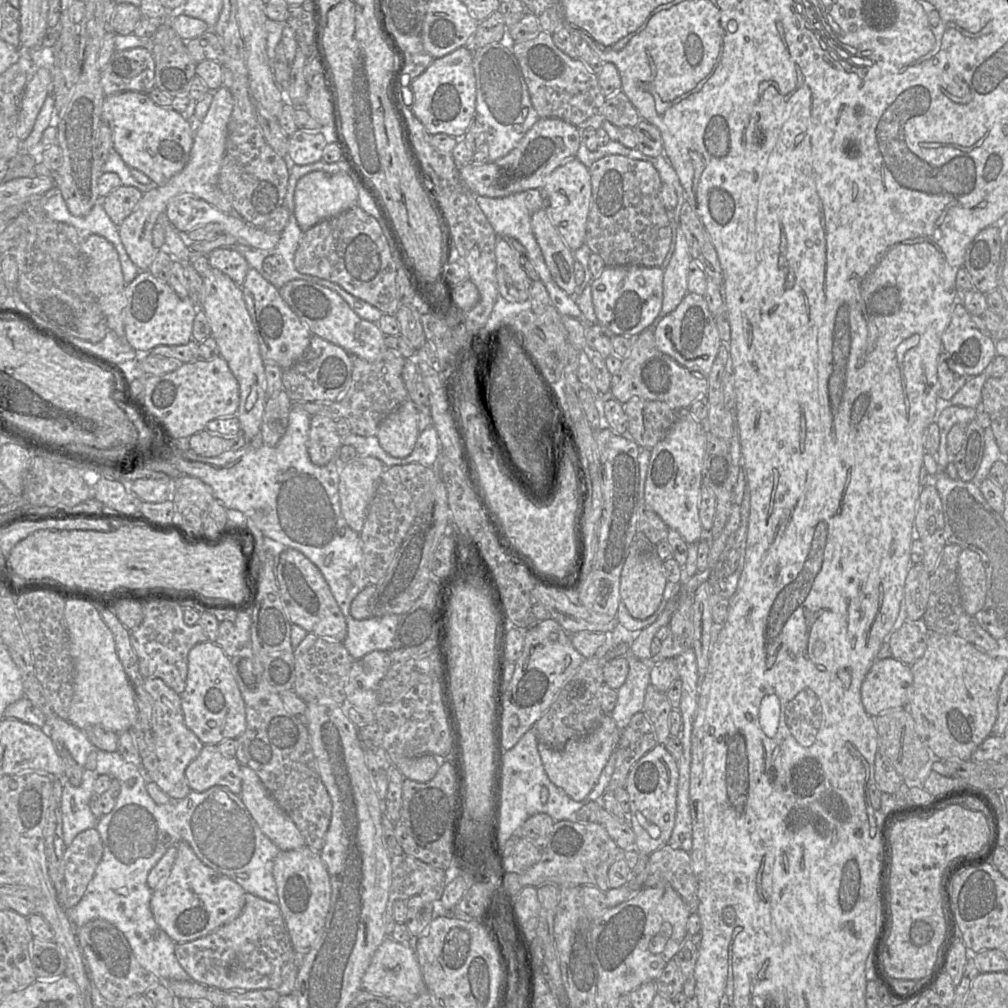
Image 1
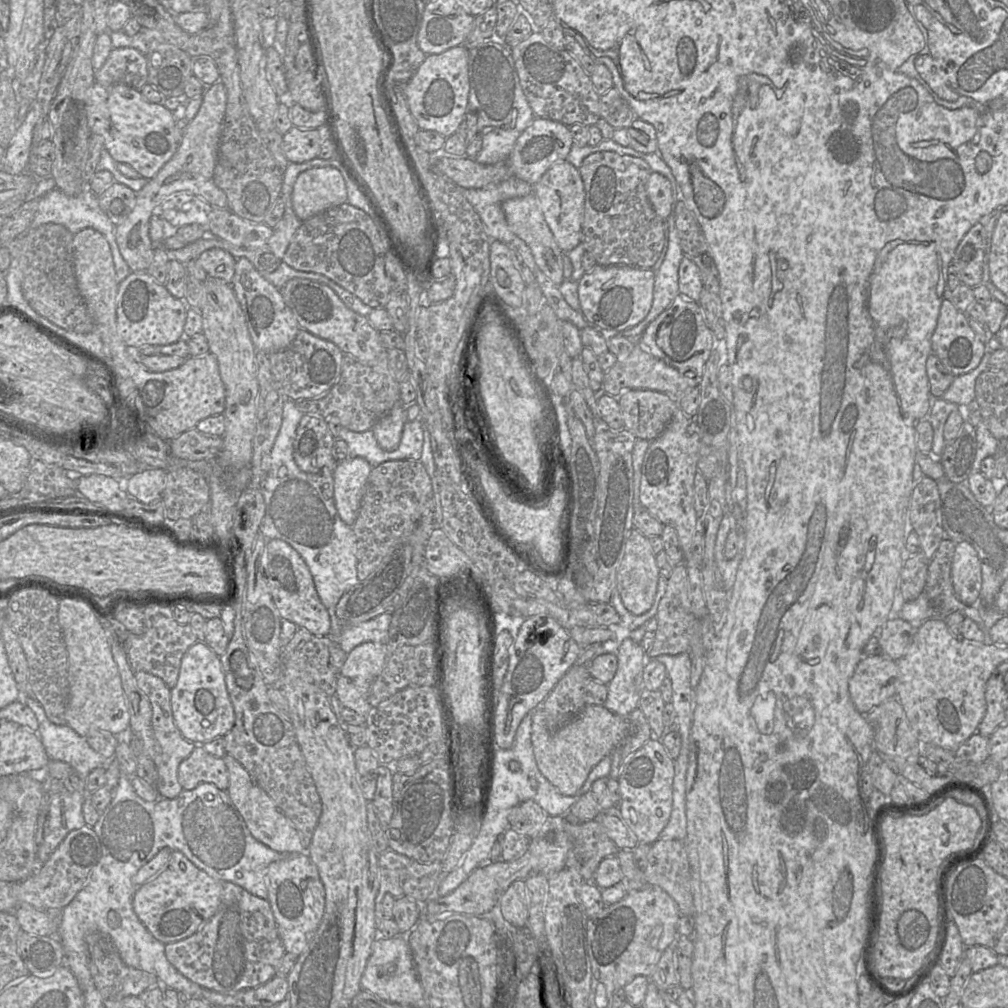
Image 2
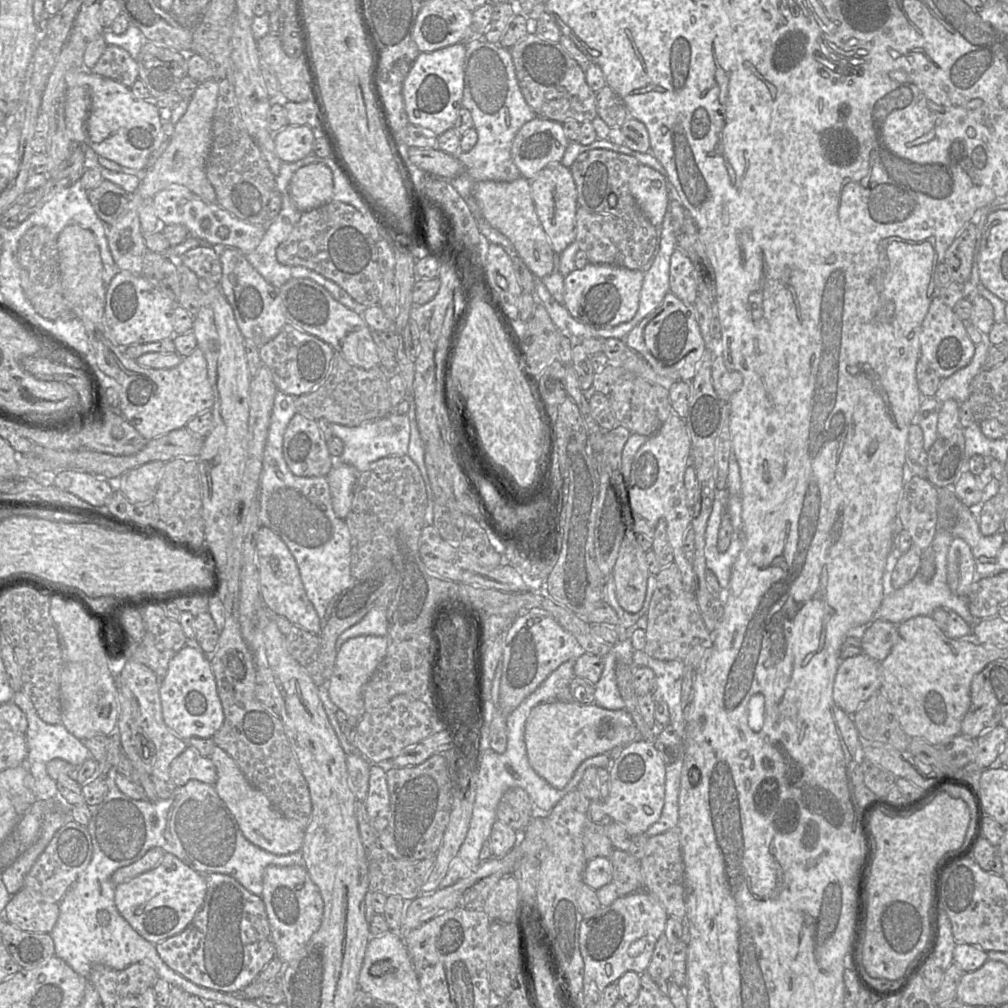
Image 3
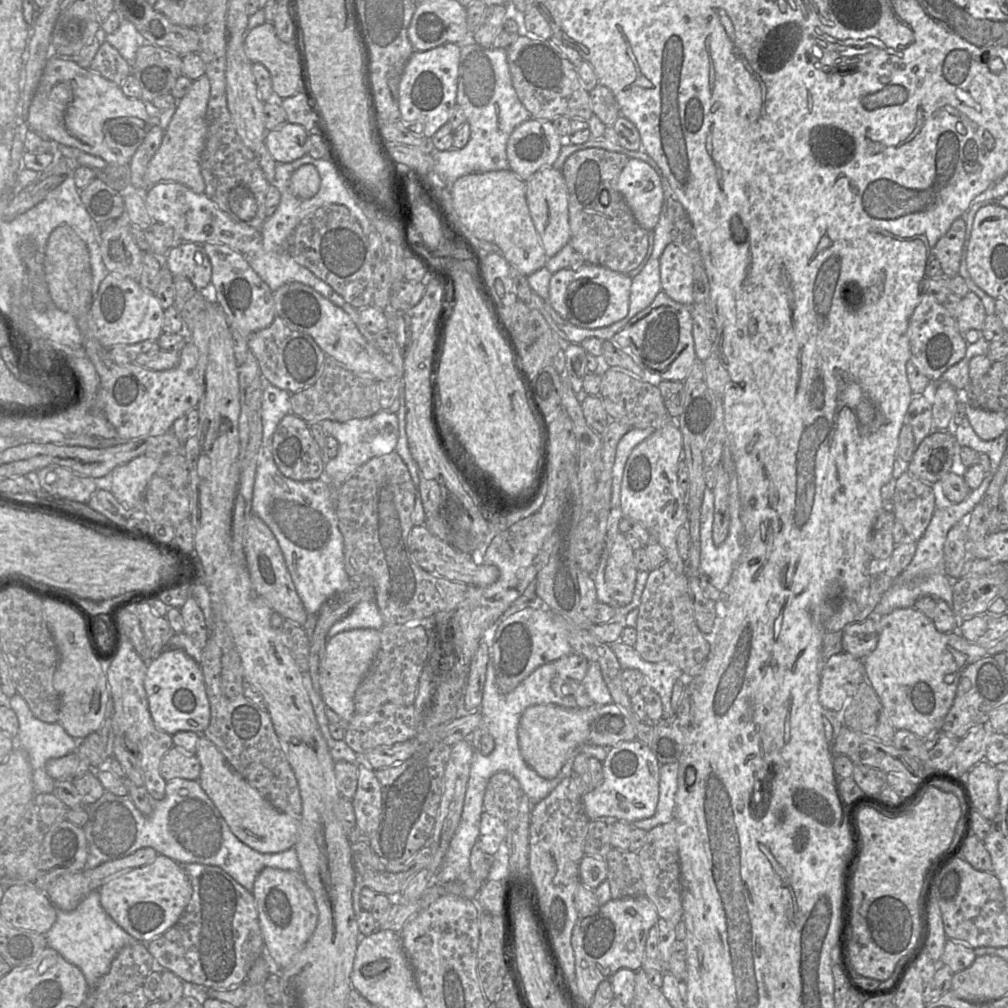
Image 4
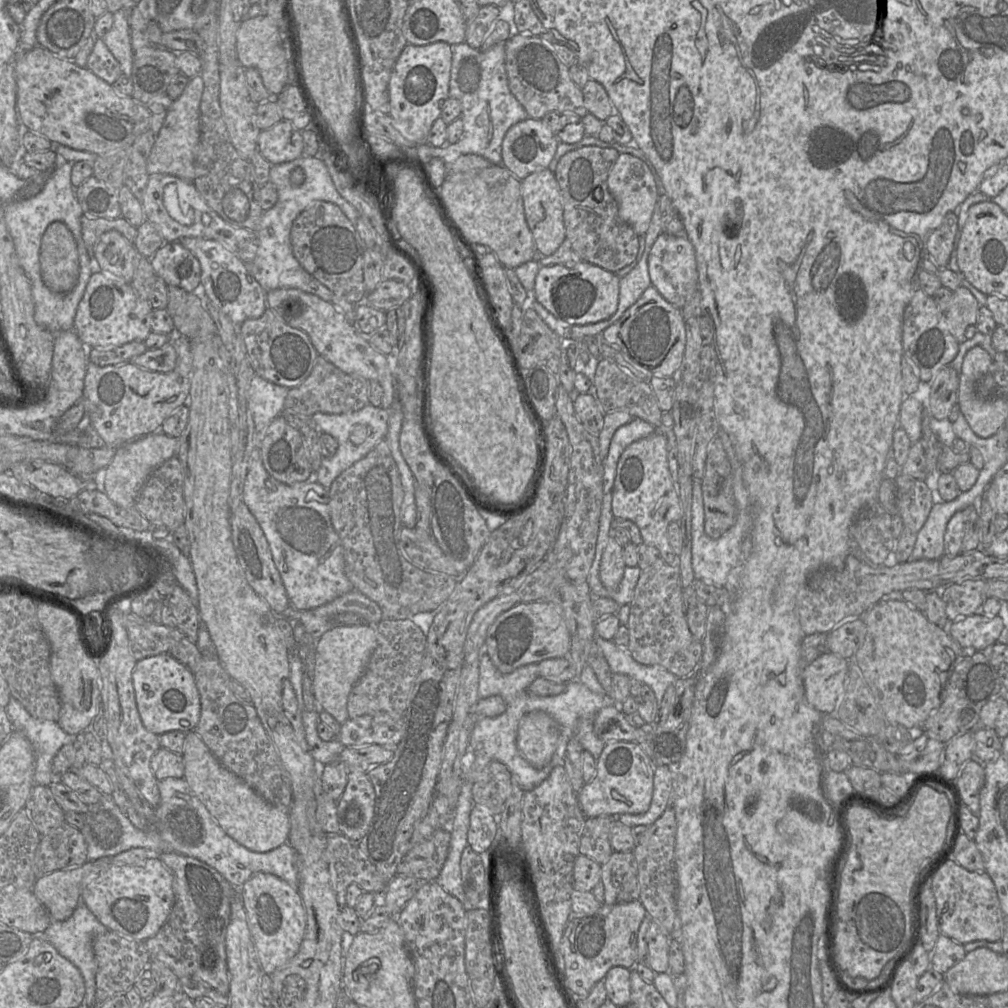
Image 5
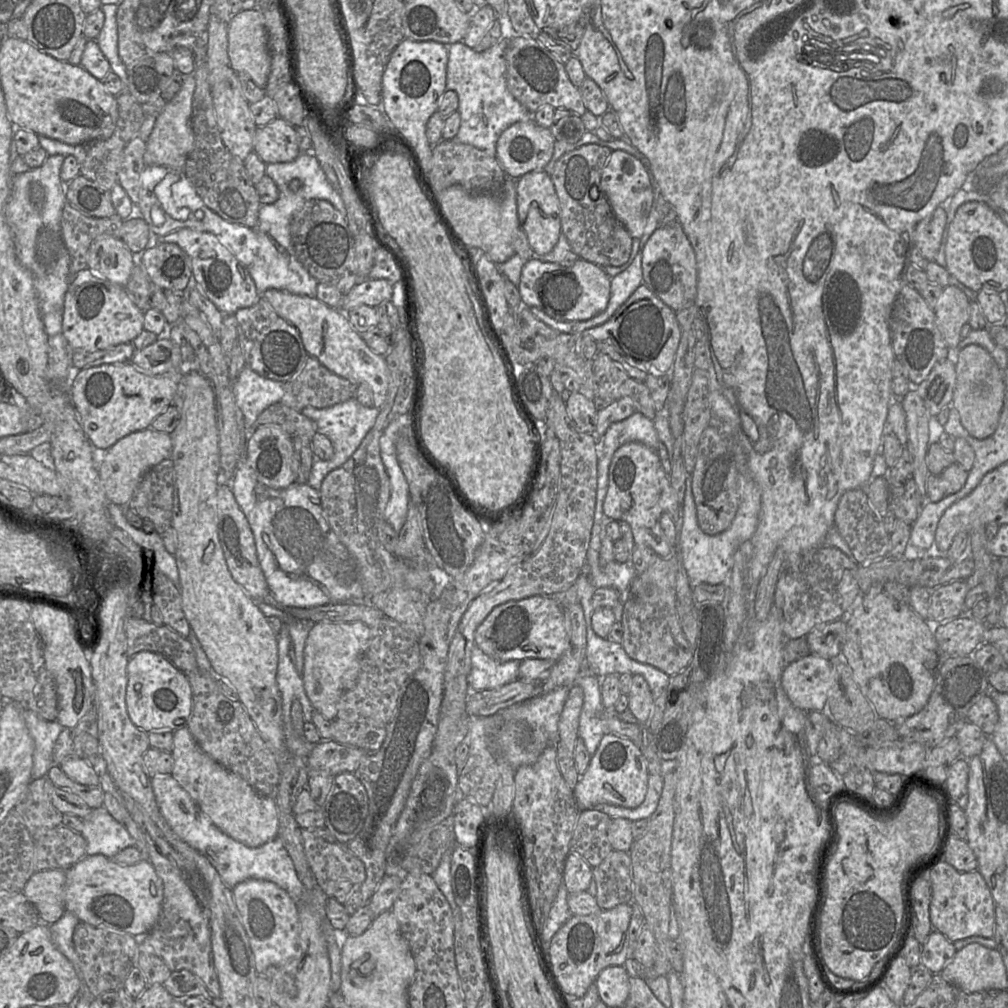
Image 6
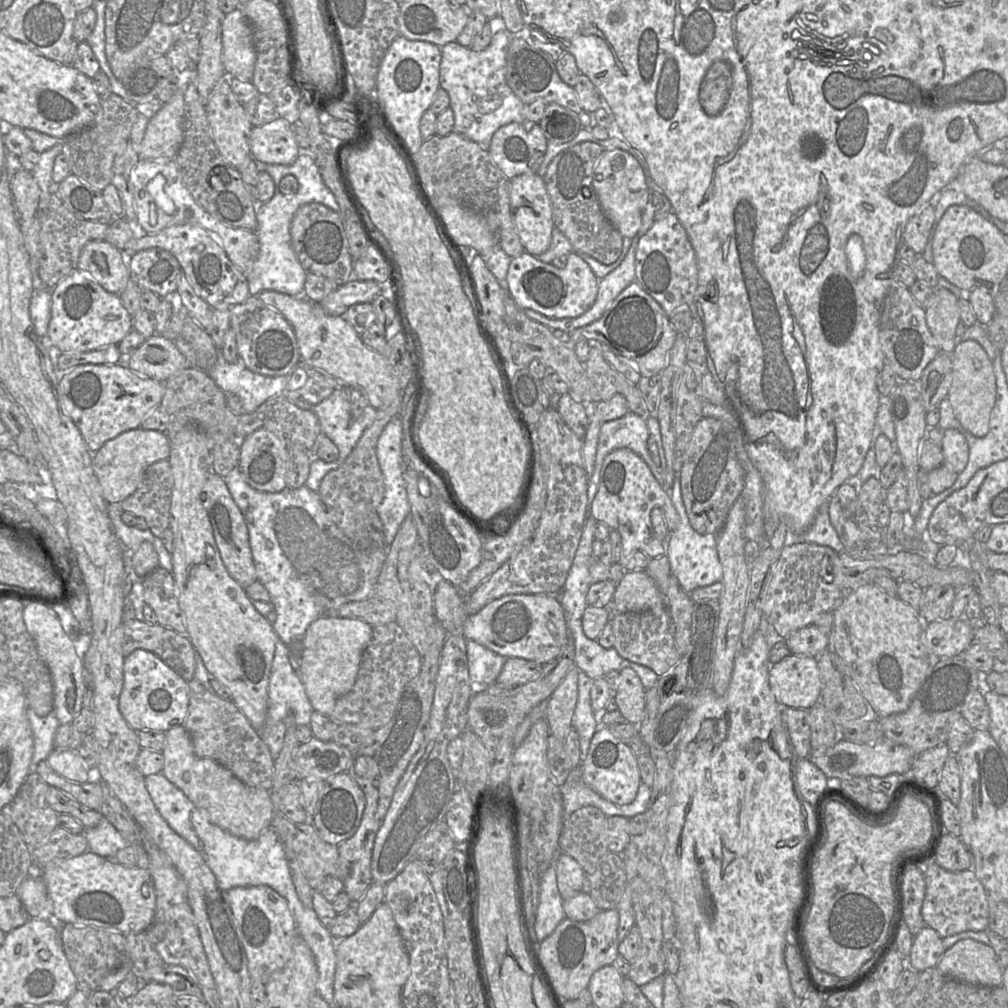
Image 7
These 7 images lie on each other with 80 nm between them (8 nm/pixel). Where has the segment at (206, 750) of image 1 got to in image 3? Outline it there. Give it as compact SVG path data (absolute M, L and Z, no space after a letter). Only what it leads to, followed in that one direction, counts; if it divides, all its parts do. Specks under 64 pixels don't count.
M191 746L171 762L169 773L176 786L183 786L190 780L214 785L217 780L217 771L212 760L202 756Z

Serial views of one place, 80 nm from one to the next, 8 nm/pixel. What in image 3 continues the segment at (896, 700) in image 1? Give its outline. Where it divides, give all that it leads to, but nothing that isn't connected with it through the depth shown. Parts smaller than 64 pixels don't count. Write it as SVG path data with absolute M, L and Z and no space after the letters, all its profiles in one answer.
M864 653L840 660L833 684L835 704L852 715L881 687L878 661Z

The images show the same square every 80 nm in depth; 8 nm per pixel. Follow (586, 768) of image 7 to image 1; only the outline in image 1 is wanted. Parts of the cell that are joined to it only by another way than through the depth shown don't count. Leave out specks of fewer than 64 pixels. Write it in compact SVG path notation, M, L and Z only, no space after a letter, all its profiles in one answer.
M657 744L630 769L625 789L629 795L630 826L635 833L638 853L650 855L668 844L675 824L678 762L663 744Z

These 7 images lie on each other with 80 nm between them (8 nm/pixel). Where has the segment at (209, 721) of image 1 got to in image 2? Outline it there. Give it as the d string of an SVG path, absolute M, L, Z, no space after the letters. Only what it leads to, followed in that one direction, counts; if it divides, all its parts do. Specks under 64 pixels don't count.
M197 641L182 658L178 681L171 688L171 708L177 728L193 743L223 737L234 725L235 713L226 688L220 657L204 641Z

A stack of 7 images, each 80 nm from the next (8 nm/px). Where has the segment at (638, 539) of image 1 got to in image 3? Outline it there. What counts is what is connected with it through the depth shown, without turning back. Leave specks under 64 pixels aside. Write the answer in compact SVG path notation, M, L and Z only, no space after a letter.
M627 528L617 561L612 571L617 600L630 613L648 607L656 588L655 575L649 573L645 551L636 541L636 534Z

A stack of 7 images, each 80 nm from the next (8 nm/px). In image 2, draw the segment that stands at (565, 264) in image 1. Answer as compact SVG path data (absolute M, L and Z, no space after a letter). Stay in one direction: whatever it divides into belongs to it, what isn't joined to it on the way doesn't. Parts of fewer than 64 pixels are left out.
M535 194L508 199L502 203L502 209L511 231L529 246L536 264L556 286L559 286L565 280L563 257L566 253L558 246Z

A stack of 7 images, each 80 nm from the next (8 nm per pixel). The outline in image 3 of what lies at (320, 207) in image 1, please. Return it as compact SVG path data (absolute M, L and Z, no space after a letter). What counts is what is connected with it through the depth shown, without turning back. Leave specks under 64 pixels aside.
M311 163L298 169L292 176L289 195L301 212L309 212L332 201L333 174L321 163Z

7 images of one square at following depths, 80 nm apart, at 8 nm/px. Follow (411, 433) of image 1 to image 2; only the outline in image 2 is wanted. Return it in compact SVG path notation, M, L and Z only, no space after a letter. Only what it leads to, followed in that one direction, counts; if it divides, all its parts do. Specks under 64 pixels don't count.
M398 402L373 427L379 446L386 451L394 451L401 441L404 425L408 422L407 405Z

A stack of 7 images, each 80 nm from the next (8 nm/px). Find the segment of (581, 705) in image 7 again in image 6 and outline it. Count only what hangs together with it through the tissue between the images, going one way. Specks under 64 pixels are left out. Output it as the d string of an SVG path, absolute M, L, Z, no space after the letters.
M581 675L574 683L583 690L583 706L579 718L578 736L590 755L595 753L604 736L605 708L601 701L600 683L601 678L594 675Z

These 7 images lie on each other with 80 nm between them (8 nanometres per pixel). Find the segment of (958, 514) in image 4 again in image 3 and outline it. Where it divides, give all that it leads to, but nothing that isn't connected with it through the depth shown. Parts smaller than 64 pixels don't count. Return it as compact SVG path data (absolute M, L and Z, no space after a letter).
M938 528L936 531L936 534L933 538L933 541L930 545L930 547L933 550L934 553L934 562L935 562L935 574L930 579L925 579L922 577L919 573L913 578L909 583L904 585L900 588L889 588L887 587L885 583L885 594L881 601L881 604L877 611L874 614L875 618L887 620L890 622L893 622L895 624L899 624L901 622L904 622L910 618L916 617L916 616L931 616L933 611L936 608L943 608L944 610L952 610L956 612L961 618L963 618L968 624L973 625L975 624L975 620L980 620L976 617L974 617L968 608L968 604L965 598L957 596L955 593L952 592L948 585L947 581L947 552L949 549L949 545L952 541L953 537L951 534L944 530Z

